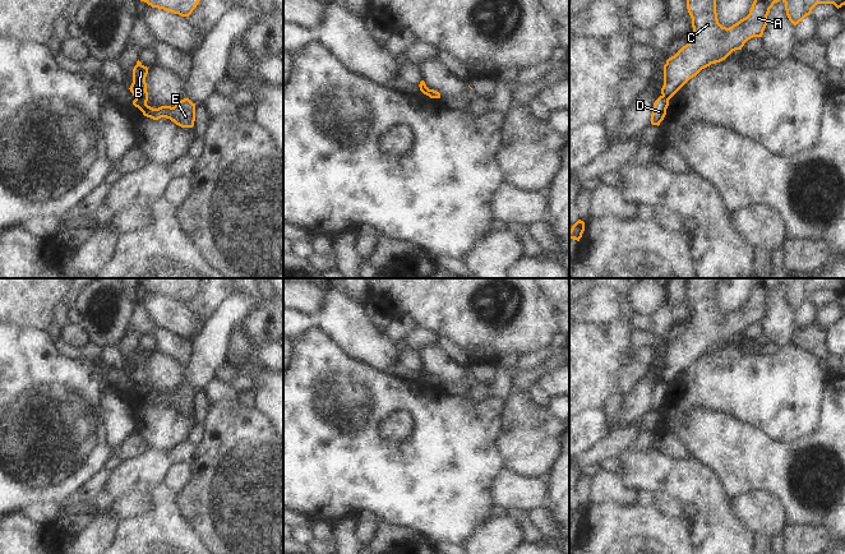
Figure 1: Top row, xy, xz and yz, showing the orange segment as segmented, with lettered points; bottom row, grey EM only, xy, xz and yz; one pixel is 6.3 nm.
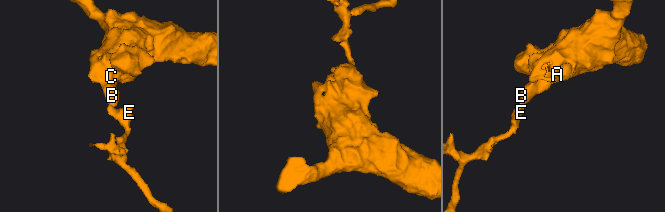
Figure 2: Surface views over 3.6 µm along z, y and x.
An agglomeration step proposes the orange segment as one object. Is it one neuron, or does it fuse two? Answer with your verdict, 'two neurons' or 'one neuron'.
two neurons

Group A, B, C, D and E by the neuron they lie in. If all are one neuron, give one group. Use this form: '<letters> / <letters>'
A B C / D E

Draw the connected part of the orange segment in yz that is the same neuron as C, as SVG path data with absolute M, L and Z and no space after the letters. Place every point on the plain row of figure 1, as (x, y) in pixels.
M685 278L693 320L664 351L661 380L670 386L691 364L711 350L742 336L753 323L762 323L767 301L782 286L789 306L796 311L817 290L845 291L845 278L754 278L749 300L726 314L719 309L716 286L720 278Z

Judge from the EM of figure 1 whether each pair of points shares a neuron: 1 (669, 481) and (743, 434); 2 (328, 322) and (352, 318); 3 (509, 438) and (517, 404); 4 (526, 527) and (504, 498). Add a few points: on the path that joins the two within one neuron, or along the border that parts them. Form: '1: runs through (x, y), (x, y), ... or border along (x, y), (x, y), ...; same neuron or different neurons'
1: border along (692, 457), (707, 466), (720, 483); different neurons
2: runs through (335, 318), (346, 318); same neuron
3: runs through (517, 429), (517, 412); same neuron
4: border along (523, 509), (507, 511); different neurons

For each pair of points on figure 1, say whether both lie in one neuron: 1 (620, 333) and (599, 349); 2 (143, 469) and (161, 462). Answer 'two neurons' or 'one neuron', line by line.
1: one neuron
2: one neuron

